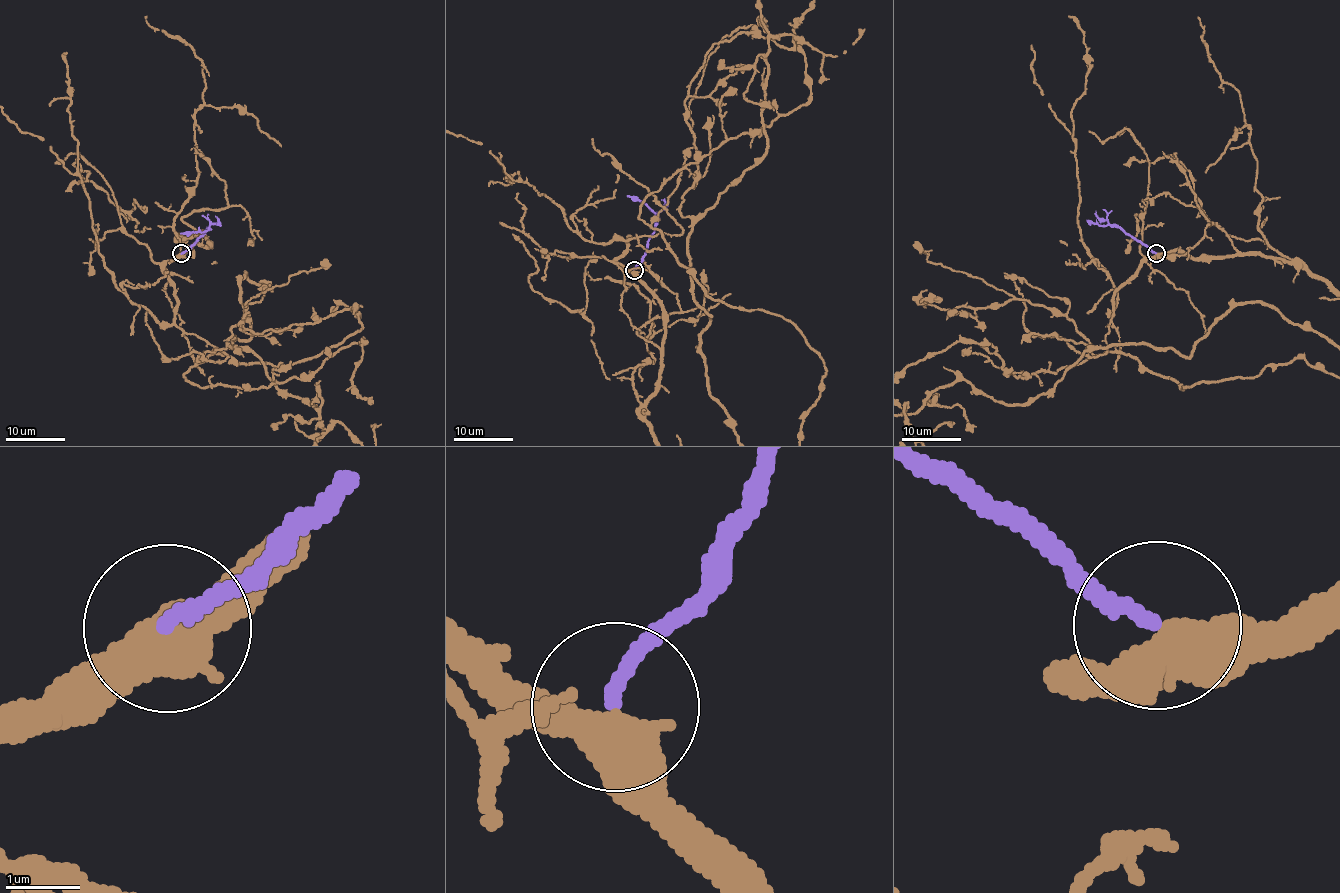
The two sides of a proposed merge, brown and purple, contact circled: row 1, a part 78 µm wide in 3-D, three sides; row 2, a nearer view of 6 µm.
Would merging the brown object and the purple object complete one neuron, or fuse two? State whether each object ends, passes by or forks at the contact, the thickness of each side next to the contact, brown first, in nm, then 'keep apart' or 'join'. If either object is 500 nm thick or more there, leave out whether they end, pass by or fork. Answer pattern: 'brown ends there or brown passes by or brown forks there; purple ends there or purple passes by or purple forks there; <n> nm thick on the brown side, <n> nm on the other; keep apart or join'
brown passes by; purple ends there; 480 nm thick on the brown side, 190 nm on the other; join

